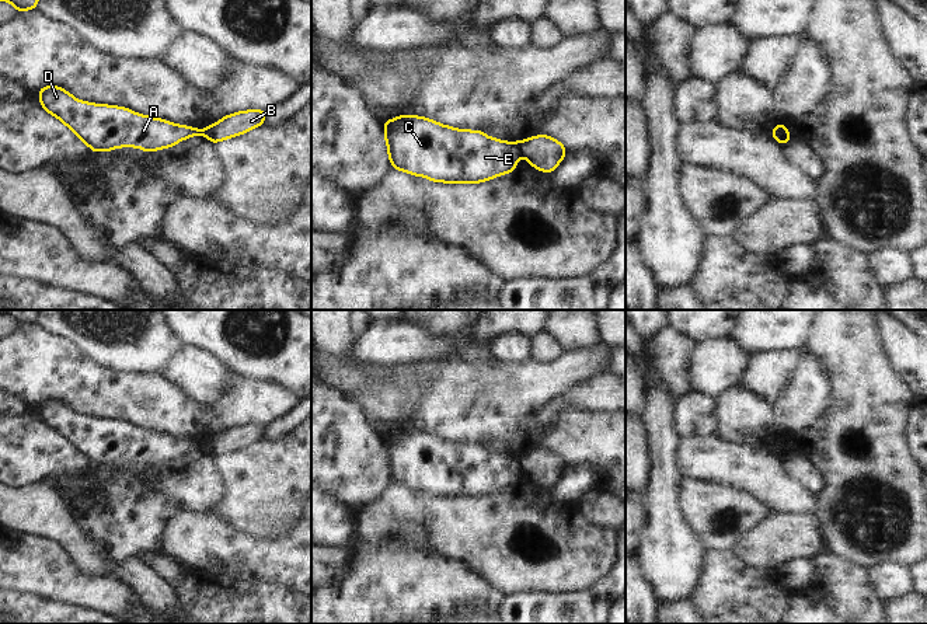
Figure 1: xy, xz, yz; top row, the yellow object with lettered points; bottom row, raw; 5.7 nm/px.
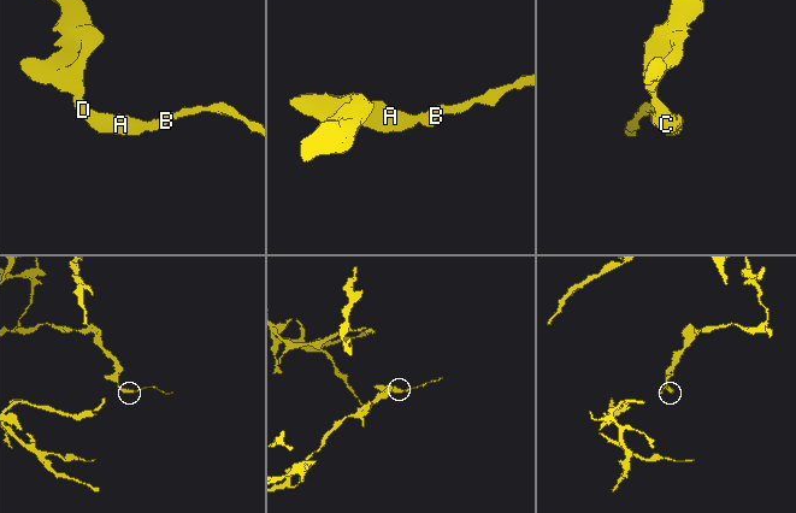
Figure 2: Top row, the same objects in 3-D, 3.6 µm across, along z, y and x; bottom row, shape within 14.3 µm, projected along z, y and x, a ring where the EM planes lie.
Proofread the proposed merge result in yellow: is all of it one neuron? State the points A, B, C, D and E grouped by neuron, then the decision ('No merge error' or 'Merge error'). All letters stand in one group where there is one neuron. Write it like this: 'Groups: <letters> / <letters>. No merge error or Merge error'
Groups: A C D E / B. Merge error

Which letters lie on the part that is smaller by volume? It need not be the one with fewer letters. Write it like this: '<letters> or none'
B

